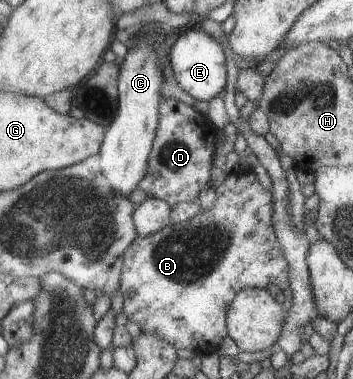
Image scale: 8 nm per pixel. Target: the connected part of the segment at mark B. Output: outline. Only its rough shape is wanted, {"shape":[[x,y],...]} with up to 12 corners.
{"shape":[[273,196],[213,207],[126,249],[123,313],[200,355],[244,287],[289,288]]}

